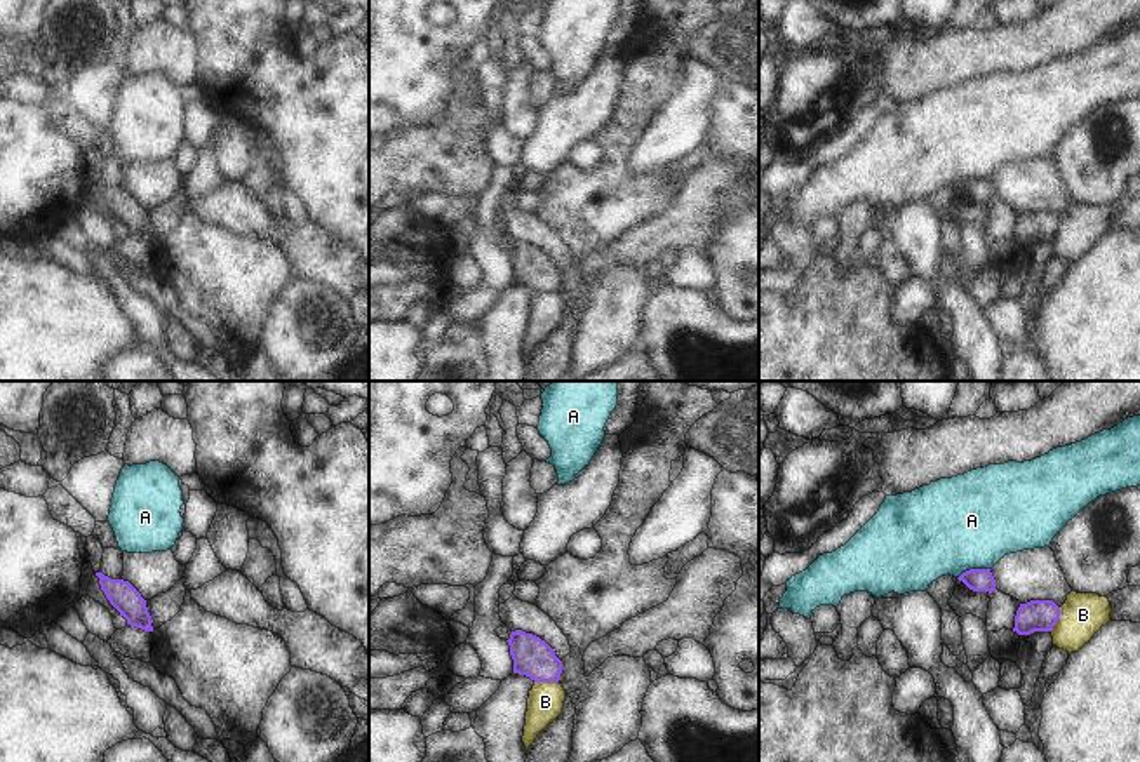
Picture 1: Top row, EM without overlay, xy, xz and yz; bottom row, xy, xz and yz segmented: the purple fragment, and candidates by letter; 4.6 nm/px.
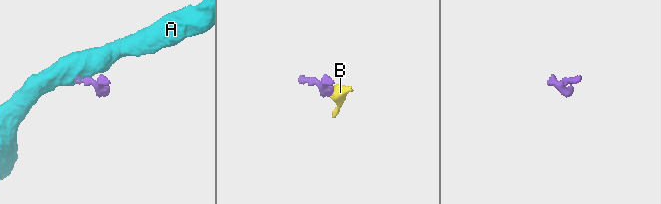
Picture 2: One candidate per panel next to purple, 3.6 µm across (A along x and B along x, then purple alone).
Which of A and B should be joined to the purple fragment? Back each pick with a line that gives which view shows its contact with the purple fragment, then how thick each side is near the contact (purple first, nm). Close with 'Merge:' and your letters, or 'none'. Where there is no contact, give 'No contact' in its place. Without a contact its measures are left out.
Merge: none

